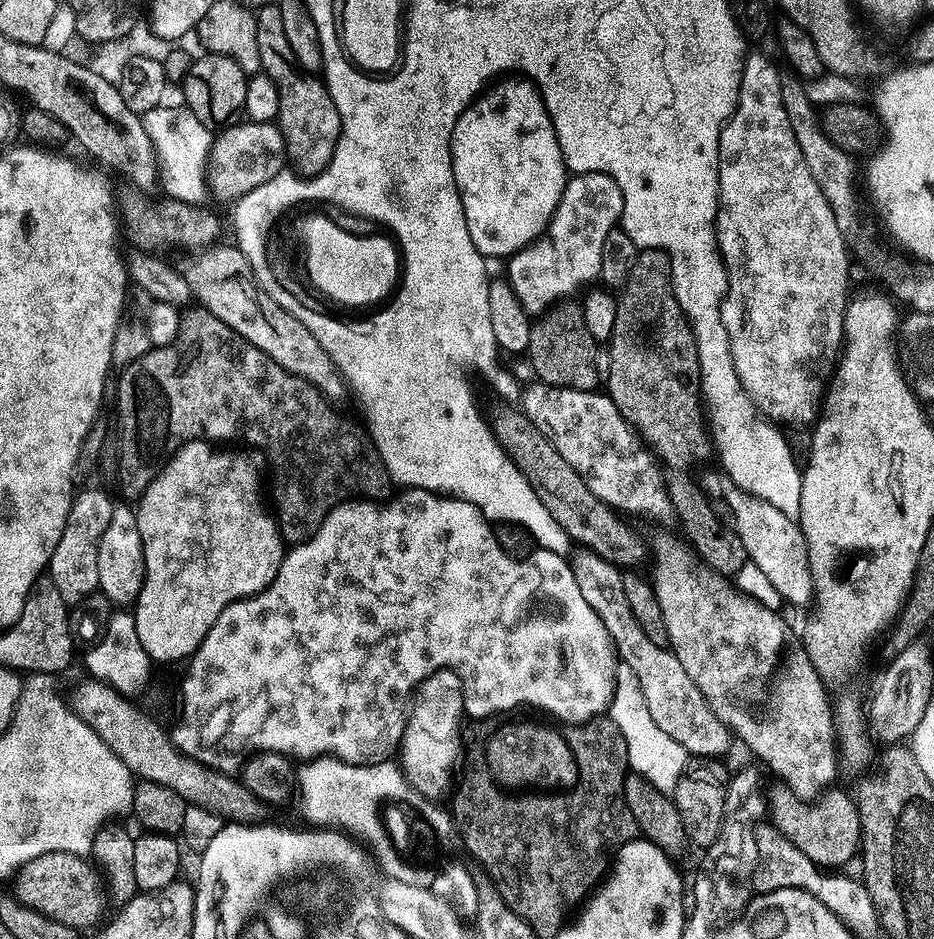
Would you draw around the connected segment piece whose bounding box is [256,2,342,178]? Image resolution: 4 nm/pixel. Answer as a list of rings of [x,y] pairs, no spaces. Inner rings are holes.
[[[269,2],[256,12],[260,67],[263,75],[270,77],[278,86],[280,105],[275,123],[284,139],[287,159],[301,177],[307,178],[324,171],[332,161],[342,129],[340,111],[323,79],[304,71],[296,61],[290,38],[287,37],[284,17],[285,13],[280,12],[275,2]]]

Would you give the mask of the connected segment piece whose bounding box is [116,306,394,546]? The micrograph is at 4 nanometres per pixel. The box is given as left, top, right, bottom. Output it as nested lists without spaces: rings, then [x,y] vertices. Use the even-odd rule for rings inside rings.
[[[192,306],[181,315],[178,334],[174,342],[170,342],[161,348],[151,347],[142,358],[138,358],[133,364],[127,364],[119,373],[120,381],[116,384],[116,412],[120,415],[120,492],[128,502],[139,501],[143,496],[146,486],[154,482],[154,478],[164,469],[164,463],[176,453],[186,442],[191,440],[245,440],[248,444],[257,444],[260,448],[265,448],[272,455],[272,460],[276,463],[276,489],[272,496],[276,499],[275,511],[278,513],[278,523],[280,525],[280,535],[284,538],[285,545],[295,546],[306,542],[315,532],[320,529],[322,522],[333,510],[345,500],[353,498],[363,498],[365,500],[375,500],[383,502],[393,495],[394,485],[382,458],[378,454],[372,437],[363,427],[360,428],[352,420],[347,420],[340,412],[335,412],[322,399],[313,384],[308,384],[301,376],[287,372],[282,366],[266,355],[258,346],[254,346],[246,338],[236,333],[222,318],[216,318],[210,310],[199,306]]]

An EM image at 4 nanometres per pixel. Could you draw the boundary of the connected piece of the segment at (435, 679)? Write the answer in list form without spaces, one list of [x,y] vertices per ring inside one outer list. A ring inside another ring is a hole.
[[[449,668],[430,674],[420,684],[411,704],[412,713],[408,716],[408,725],[405,728],[403,725],[398,740],[398,763],[409,785],[428,796],[424,798],[444,796],[452,784],[452,771],[455,768],[457,771],[462,760],[460,719],[465,719],[466,713],[464,691],[458,674]]]

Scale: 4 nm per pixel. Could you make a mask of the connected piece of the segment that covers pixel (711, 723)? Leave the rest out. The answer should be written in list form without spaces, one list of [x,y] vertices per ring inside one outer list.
[[[630,604],[612,608],[595,606],[594,610],[615,638],[619,659],[623,663],[625,661],[626,668],[639,678],[649,710],[660,728],[680,742],[689,755],[700,758],[721,757],[728,748],[730,730],[714,714],[713,708],[671,649],[656,645],[648,638]]]

